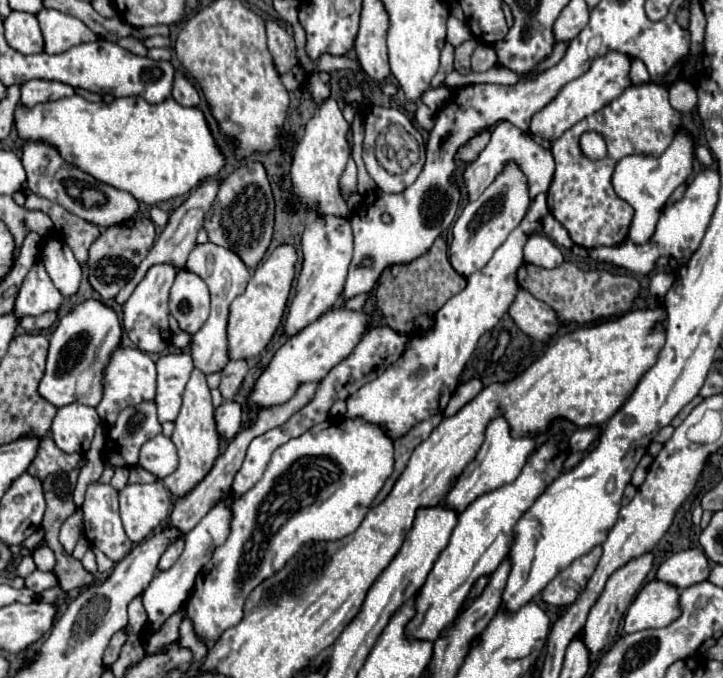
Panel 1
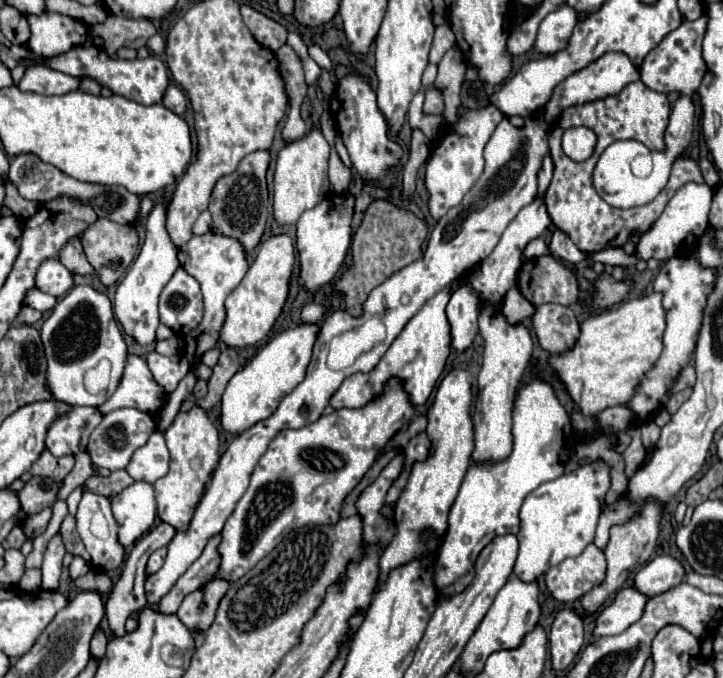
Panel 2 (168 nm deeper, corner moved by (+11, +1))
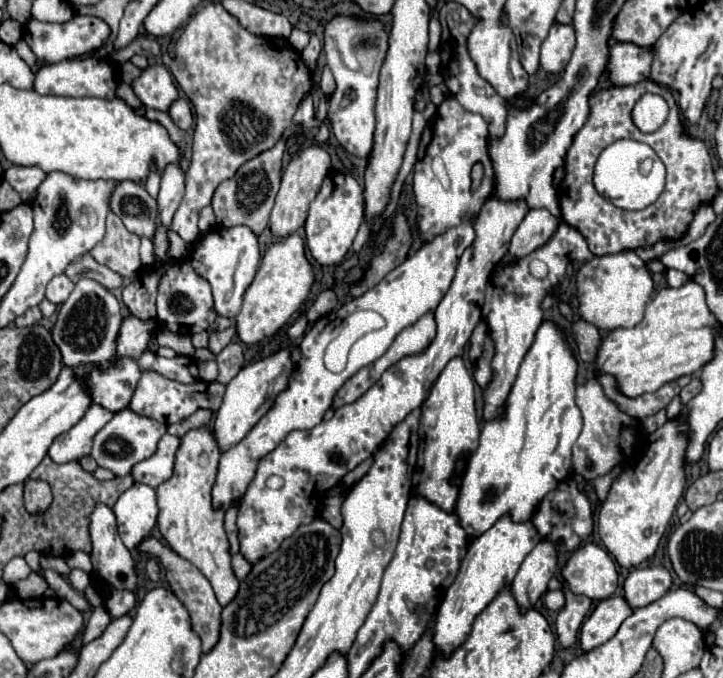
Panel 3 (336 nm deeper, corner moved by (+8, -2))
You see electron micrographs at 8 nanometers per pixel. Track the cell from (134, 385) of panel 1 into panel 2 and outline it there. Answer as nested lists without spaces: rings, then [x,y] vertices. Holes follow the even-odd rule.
[[[128,354],[124,374],[120,378],[116,392],[104,404],[100,404],[98,410],[106,416],[112,410],[124,406],[138,408],[148,414],[158,414],[162,406],[162,390],[154,382],[144,358],[136,354]]]

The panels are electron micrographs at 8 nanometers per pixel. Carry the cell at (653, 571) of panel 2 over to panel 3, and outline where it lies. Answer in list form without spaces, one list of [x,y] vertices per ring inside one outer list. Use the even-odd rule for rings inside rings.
[[[635,567],[623,583],[623,599],[631,609],[639,609],[663,597],[669,587],[671,575],[665,567]]]

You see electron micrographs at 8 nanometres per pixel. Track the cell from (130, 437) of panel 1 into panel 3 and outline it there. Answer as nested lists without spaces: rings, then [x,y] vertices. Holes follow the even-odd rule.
[[[123,409],[119,413],[113,415],[113,419],[95,435],[93,439],[93,451],[91,457],[97,461],[99,467],[113,471],[115,475],[129,475],[131,469],[141,463],[143,459],[151,457],[157,451],[157,443],[159,439],[165,435],[167,427],[161,425],[159,421],[147,419],[137,415],[131,409]]]

